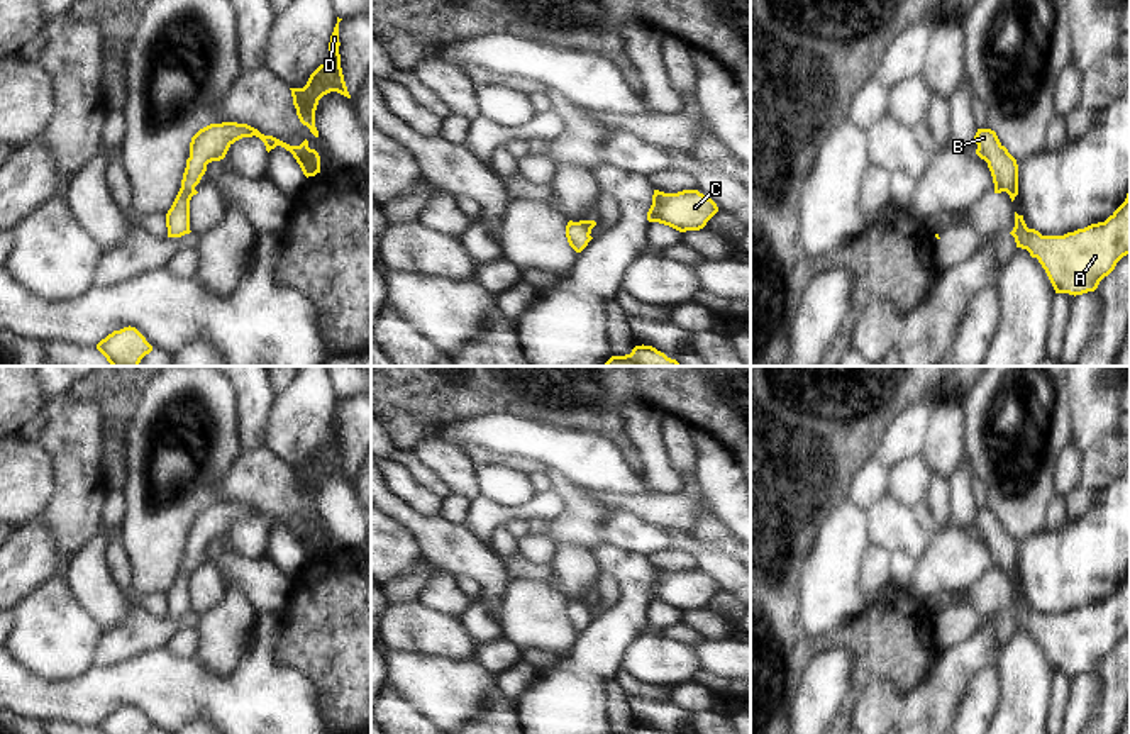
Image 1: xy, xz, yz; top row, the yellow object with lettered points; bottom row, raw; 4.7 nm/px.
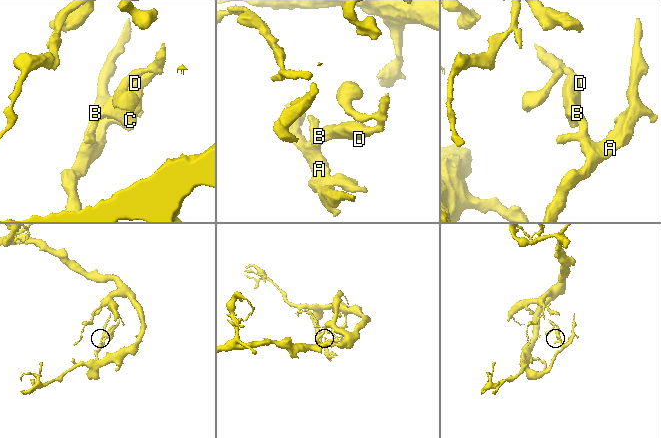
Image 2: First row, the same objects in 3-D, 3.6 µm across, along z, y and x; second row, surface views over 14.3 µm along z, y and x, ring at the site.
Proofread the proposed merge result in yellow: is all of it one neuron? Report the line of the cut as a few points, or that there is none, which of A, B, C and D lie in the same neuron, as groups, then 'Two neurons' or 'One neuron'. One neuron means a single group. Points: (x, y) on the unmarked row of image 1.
No split. Groups: A B C D. One neuron.

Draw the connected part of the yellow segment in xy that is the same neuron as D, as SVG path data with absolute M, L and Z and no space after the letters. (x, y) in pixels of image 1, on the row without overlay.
M337 397L337 403L330 415L329 422L329 437L324 444L320 444L308 458L303 468L290 468L293 476L293 485L296 488L296 495L303 505L310 509L310 512L319 517L319 510L315 507L315 490L319 480L330 473L337 471L347 478L351 478L342 448L341 448L341 434L339 434L339 402L342 398Z

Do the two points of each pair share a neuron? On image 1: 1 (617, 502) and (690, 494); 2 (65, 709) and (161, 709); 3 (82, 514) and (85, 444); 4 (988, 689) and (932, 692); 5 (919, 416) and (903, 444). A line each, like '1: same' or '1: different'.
1: same
2: same
3: same
4: different
5: same

